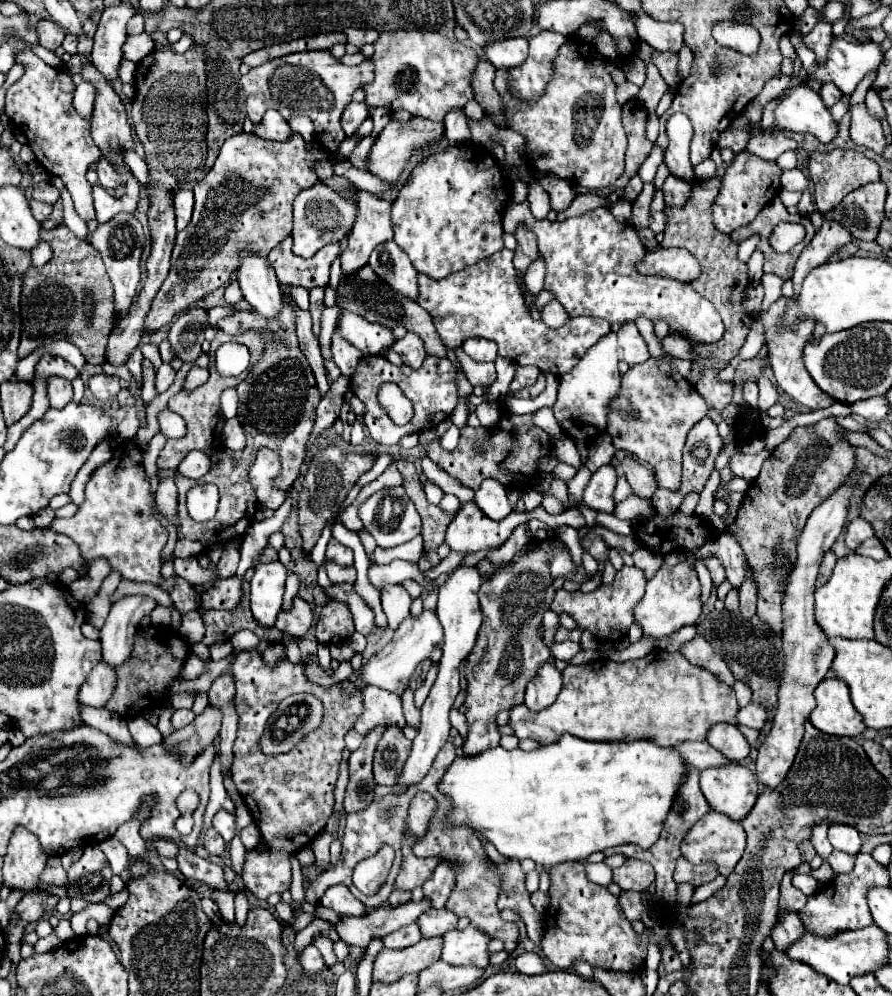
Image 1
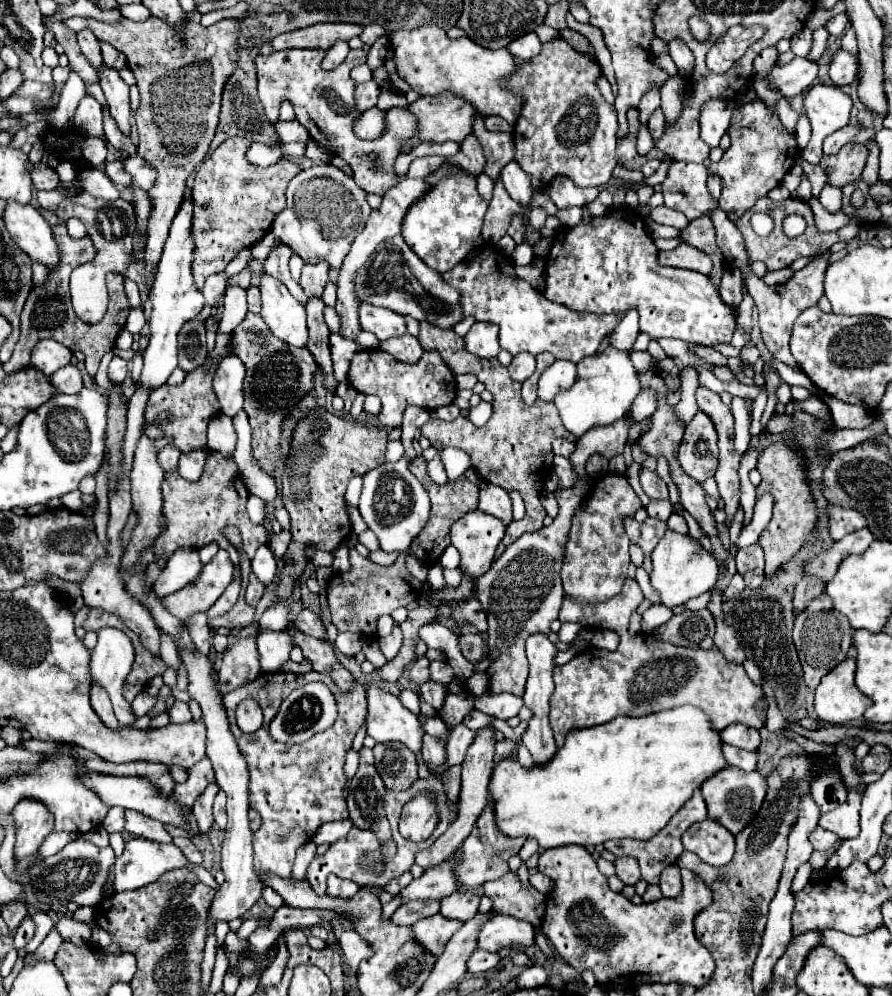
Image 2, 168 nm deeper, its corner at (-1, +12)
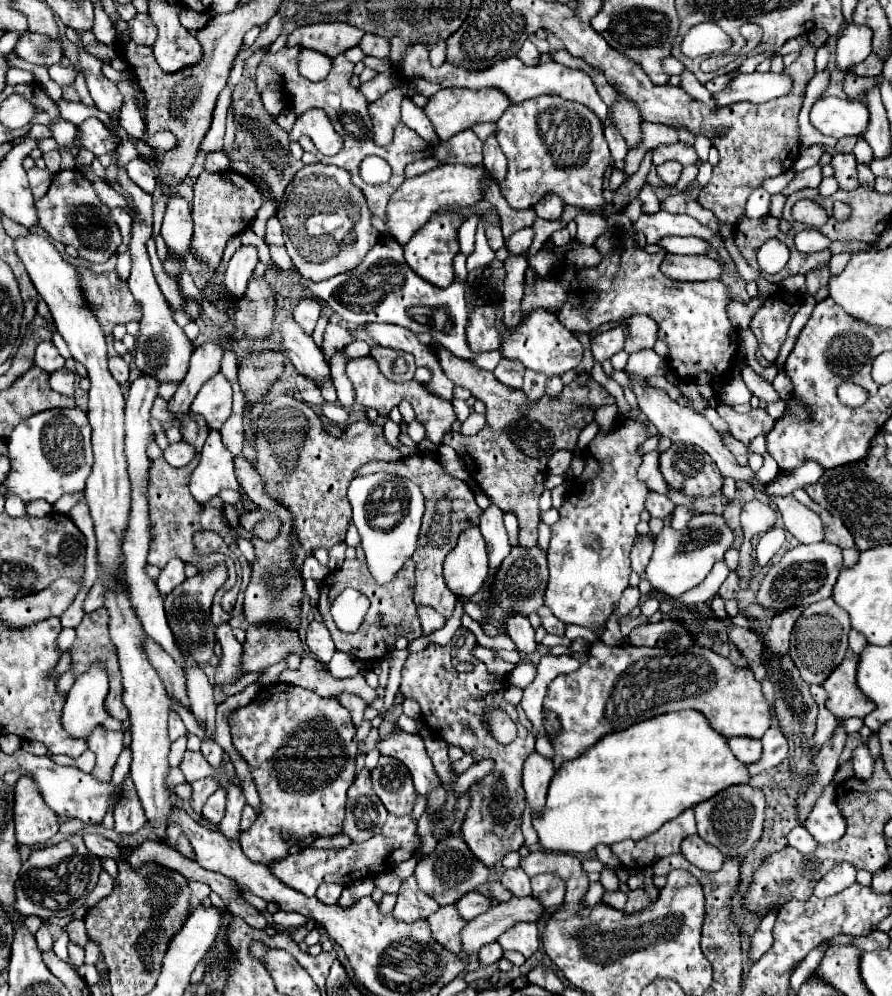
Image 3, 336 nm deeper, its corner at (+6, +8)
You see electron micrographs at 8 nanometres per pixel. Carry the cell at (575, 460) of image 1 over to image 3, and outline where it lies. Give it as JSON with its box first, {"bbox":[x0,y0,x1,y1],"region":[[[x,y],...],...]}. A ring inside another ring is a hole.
{"bbox":[549,451,573,475],"region":[[[555,451],[553,457],[549,459],[549,473],[563,475],[569,469],[571,457],[573,457],[573,453],[569,453],[569,451]]]}

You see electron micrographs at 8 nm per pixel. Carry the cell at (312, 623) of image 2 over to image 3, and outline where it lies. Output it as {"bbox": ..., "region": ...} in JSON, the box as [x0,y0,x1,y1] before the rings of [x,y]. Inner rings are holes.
{"bbox":[305,621,335,663],"region":[[[311,621],[309,629],[307,629],[307,635],[305,635],[305,643],[309,647],[309,651],[323,663],[329,663],[333,653],[335,653],[335,645],[333,645],[333,639],[331,639],[331,633],[329,629],[319,623],[319,621]]]}

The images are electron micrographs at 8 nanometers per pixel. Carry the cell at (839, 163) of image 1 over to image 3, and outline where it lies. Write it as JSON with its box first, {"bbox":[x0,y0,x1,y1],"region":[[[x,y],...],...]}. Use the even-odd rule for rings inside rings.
{"bbox":[831,153,859,189],"region":[[[835,153],[833,155],[833,161],[831,161],[833,169],[835,169],[835,179],[839,183],[841,189],[857,189],[859,187],[859,181],[857,181],[857,161],[855,161],[855,155],[845,155],[845,153]]]}

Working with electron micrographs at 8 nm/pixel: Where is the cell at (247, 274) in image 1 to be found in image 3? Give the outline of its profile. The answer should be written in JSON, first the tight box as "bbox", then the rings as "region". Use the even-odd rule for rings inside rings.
{"bbox":[281,317,331,387],"region":[[[293,317],[285,319],[281,335],[281,343],[285,345],[297,373],[311,379],[317,387],[323,387],[323,381],[331,375],[323,351],[313,343],[309,335],[303,335],[303,331],[299,331],[299,325]]]}

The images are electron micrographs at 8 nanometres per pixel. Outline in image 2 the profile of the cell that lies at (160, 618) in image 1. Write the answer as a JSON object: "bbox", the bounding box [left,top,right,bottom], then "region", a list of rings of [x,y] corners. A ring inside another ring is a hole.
{"bbox":[162,549,234,621],"region":[[[220,549],[212,557],[212,561],[204,565],[196,583],[170,593],[162,599],[162,605],[166,607],[166,611],[170,611],[174,617],[180,617],[182,621],[186,621],[196,611],[206,611],[232,583],[232,569],[234,563],[230,561],[228,551]]]}

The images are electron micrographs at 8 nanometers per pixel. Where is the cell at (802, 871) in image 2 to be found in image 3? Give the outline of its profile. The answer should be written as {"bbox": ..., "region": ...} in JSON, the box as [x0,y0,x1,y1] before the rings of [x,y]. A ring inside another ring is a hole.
{"bbox":[749,909,777,963],"region":[[[777,909],[769,911],[765,915],[765,919],[761,921],[761,925],[755,929],[753,937],[751,937],[751,947],[749,947],[749,961],[751,963],[757,963],[761,959],[761,955],[771,949],[773,945],[773,937],[771,937],[771,929],[773,929],[773,923],[775,923],[775,917],[777,917]]]}

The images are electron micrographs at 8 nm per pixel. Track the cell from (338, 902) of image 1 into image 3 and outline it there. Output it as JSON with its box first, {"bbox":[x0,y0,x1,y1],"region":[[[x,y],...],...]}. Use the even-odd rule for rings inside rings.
{"bbox":[315,883,343,905],"region":[[[323,883],[323,885],[319,885],[315,897],[325,905],[335,905],[339,895],[341,895],[341,891],[343,891],[343,887],[339,887],[337,883]]]}

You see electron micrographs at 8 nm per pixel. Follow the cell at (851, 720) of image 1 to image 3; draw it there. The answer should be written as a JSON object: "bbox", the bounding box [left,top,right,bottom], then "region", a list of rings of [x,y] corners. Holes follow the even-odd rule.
{"bbox":[823,649,875,719],"region":[[[849,649],[843,663],[823,683],[825,691],[829,693],[827,707],[835,717],[863,719],[875,709],[875,703],[867,699],[857,685],[857,663],[859,663],[859,655]]]}

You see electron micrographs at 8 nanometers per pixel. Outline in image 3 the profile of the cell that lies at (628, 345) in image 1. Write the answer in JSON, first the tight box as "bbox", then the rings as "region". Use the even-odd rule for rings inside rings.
{"bbox":[591,327,625,363],"region":[[[615,327],[609,331],[603,331],[591,339],[591,349],[593,357],[597,363],[603,363],[605,359],[611,359],[615,353],[623,349],[625,343],[625,331],[623,327]]]}

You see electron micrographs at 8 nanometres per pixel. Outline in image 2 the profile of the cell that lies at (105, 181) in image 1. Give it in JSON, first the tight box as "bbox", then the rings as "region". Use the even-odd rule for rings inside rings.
{"bbox":[122,155,156,191],"region":[[[138,155],[136,157],[130,157],[130,159],[124,159],[122,161],[122,167],[124,171],[132,177],[132,183],[144,191],[150,189],[150,183],[156,179],[156,171],[154,167],[150,167],[146,161],[142,161]]]}

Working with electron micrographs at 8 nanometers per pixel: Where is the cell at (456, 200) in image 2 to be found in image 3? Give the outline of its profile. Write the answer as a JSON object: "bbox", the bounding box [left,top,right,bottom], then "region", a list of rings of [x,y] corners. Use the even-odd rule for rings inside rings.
{"bbox":[403,211,463,287],"region":[[[443,211],[443,215],[435,215],[423,231],[417,231],[415,237],[403,247],[405,249],[405,261],[407,265],[427,283],[435,287],[449,287],[455,279],[453,275],[453,257],[459,253],[459,243],[457,243],[457,229],[461,227],[463,217],[453,213],[453,211]]]}

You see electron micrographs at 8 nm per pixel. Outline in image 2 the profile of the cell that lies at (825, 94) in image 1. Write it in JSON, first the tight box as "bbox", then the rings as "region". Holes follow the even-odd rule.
{"bbox":[830,49,858,87],"region":[[[838,49],[832,63],[830,63],[830,79],[832,79],[832,83],[836,87],[850,85],[856,79],[856,63],[858,63],[856,55],[850,55],[848,51]]]}

